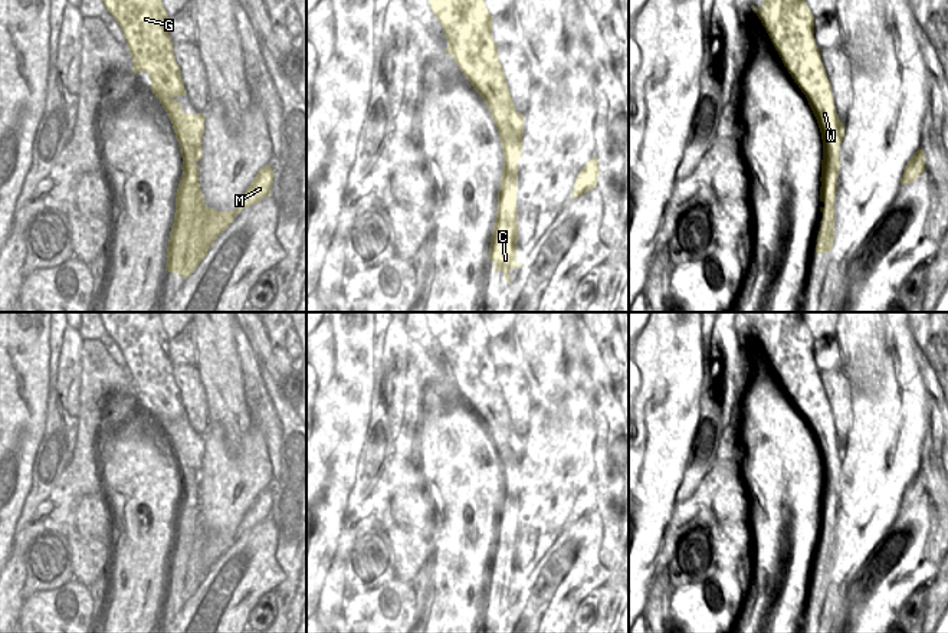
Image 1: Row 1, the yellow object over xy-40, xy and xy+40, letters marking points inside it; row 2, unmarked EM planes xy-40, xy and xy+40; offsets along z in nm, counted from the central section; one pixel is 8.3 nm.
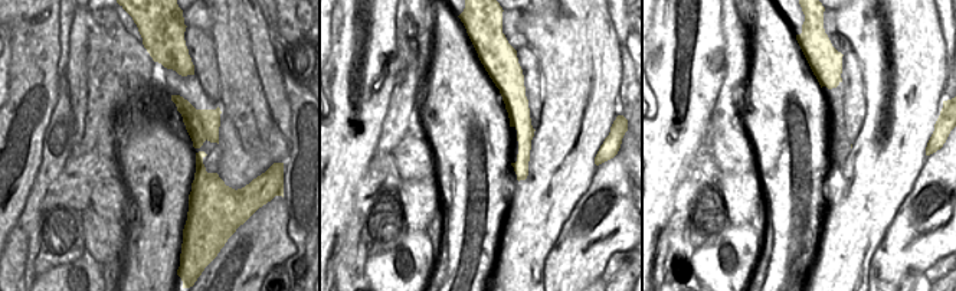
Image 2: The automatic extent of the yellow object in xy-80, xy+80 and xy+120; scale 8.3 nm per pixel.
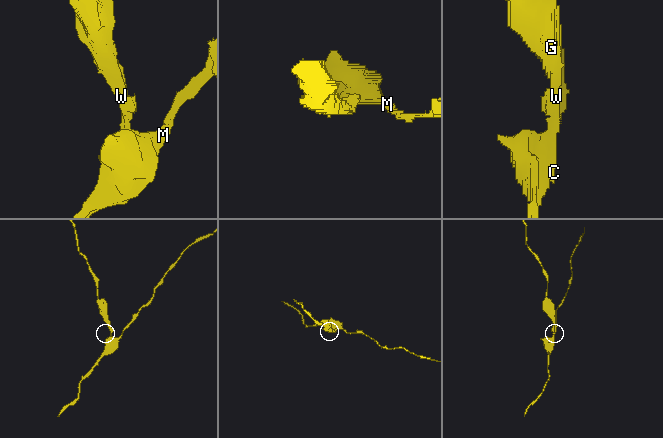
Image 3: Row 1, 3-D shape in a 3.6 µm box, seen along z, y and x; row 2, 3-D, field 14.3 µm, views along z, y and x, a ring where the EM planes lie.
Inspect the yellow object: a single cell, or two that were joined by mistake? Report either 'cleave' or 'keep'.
cleave

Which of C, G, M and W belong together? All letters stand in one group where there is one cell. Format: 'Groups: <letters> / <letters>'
Groups: C M / G W.

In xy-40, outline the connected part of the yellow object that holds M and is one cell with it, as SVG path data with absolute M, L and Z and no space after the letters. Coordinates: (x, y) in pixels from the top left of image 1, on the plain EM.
M181 486L183 498L176 515L174 545L167 570L165 593L187 601L206 580L219 557L243 531L270 518L273 493L270 488L260 491L242 518L234 534L217 534L204 527L199 505L199 488Z

